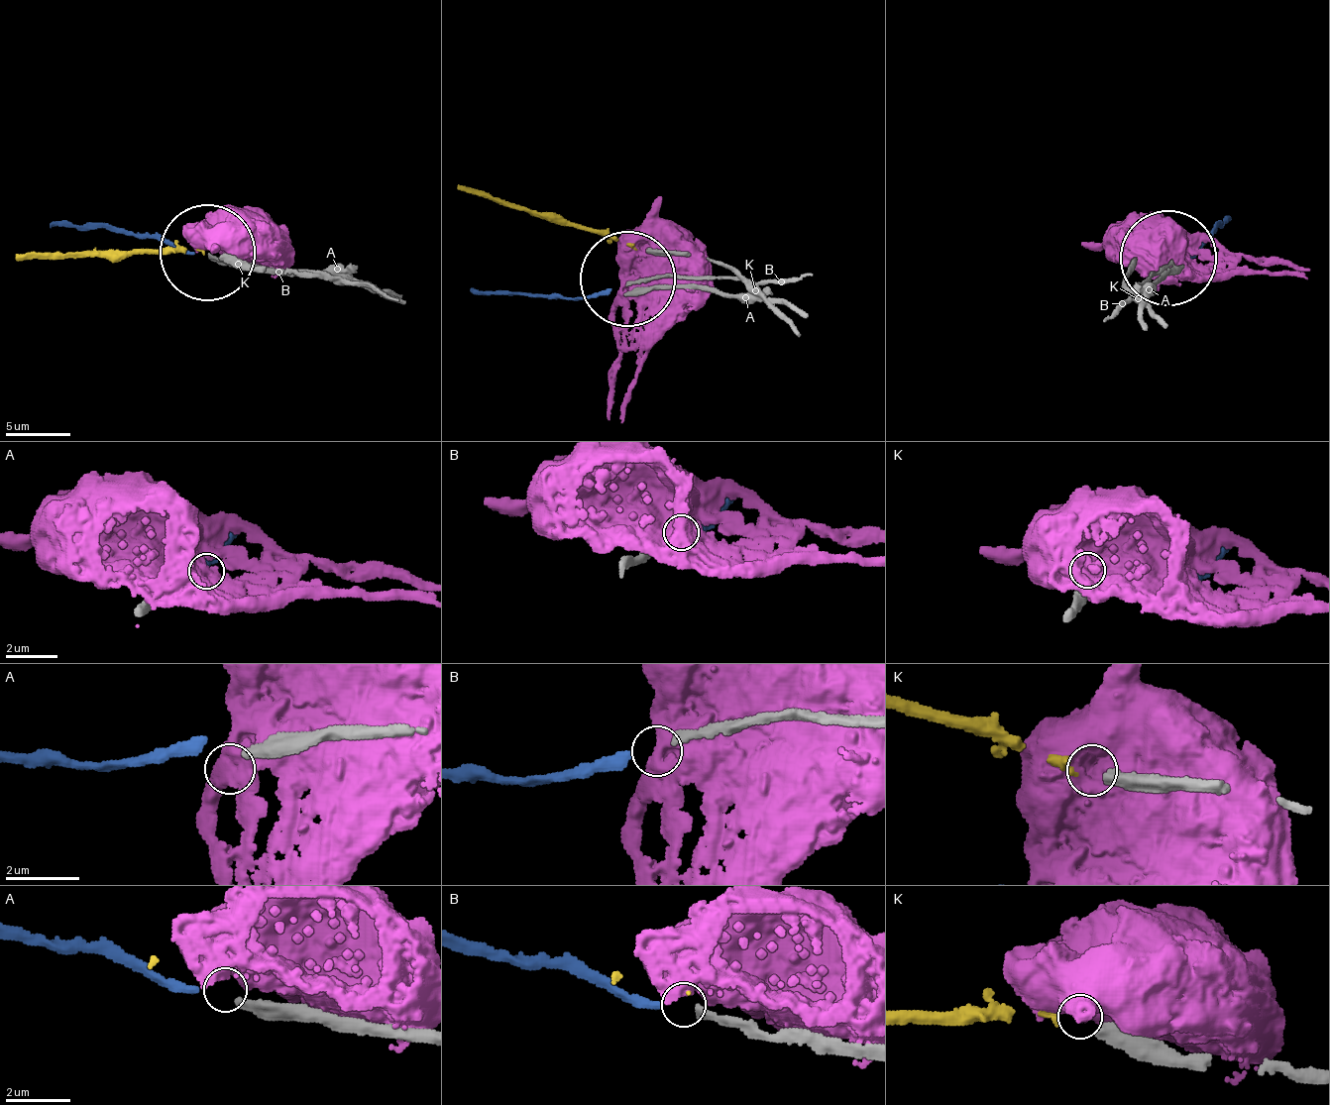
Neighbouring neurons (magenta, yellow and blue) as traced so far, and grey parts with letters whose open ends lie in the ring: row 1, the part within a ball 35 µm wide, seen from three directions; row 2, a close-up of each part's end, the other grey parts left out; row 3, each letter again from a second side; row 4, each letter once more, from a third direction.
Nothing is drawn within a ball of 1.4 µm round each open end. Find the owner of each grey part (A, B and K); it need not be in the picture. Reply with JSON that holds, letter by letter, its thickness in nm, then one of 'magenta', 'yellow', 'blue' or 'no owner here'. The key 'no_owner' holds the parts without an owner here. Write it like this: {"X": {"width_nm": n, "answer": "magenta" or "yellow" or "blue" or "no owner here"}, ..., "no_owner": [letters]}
{"A": {"width_nm": 320, "answer": "no owner here"}, "B": {"width_nm": 240, "answer": "no owner here"}, "K": {"width_nm": 480, "answer": "yellow"}, "no_owner": ["A", "B"]}

